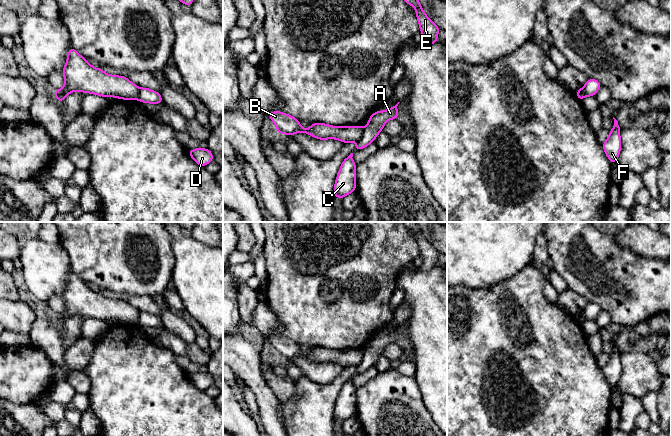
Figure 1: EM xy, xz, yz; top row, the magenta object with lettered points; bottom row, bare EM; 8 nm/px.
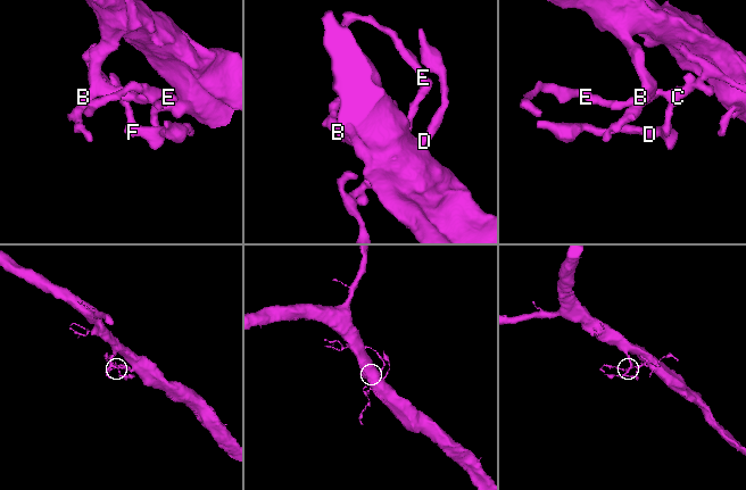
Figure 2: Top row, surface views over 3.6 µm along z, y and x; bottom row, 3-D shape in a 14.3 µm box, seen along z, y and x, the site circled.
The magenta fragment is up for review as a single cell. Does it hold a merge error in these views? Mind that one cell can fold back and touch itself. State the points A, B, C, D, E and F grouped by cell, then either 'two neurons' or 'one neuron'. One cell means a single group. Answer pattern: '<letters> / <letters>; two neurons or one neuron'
A C D E F / B; two neurons

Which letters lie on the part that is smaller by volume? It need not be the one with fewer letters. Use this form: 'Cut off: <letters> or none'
Cut off: A, C, D, E, F

